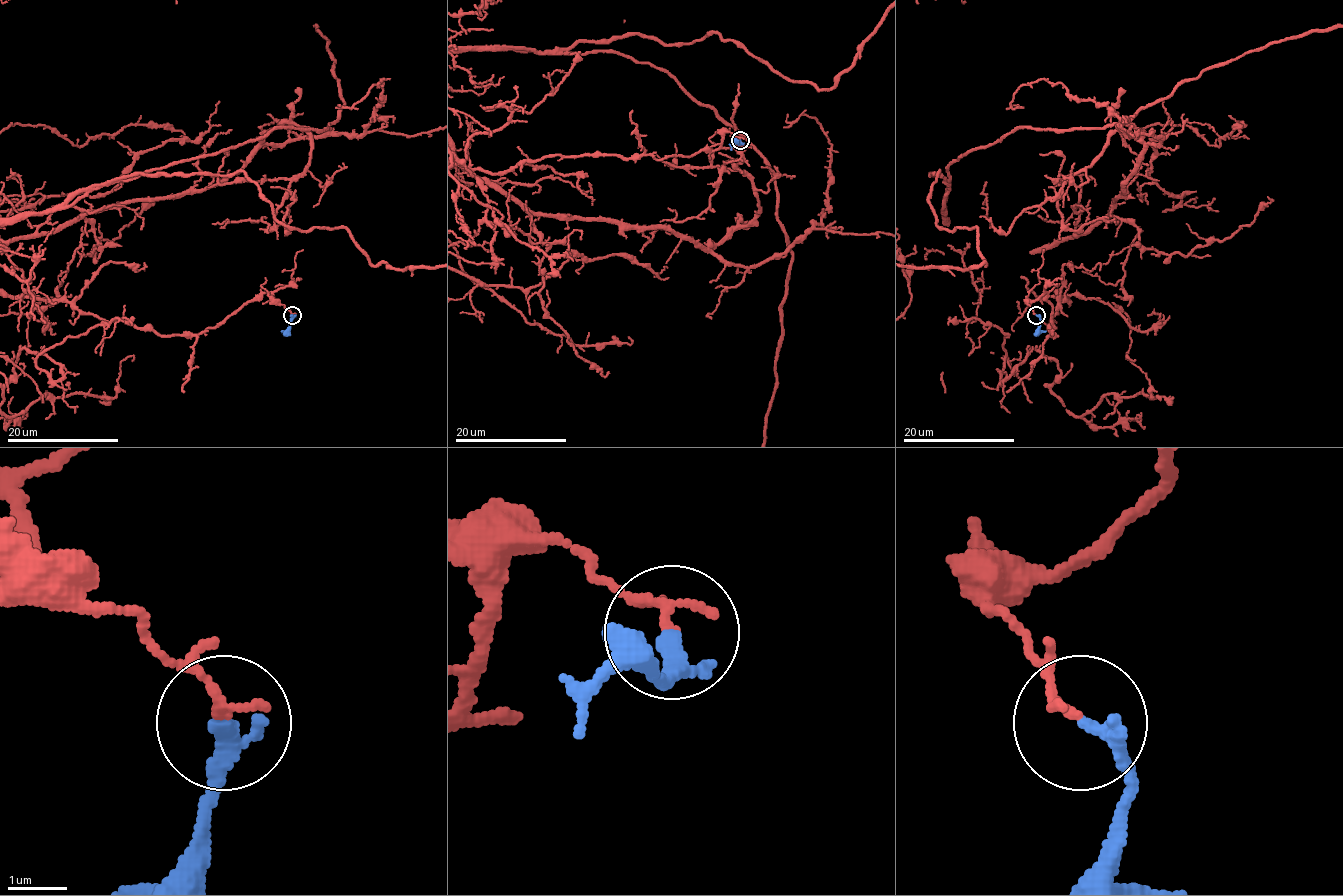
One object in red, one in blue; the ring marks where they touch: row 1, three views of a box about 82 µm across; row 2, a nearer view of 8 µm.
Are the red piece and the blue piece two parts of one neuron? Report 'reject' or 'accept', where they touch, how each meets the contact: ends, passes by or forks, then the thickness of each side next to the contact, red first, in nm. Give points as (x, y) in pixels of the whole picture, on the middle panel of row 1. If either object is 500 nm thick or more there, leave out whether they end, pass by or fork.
reject; place (740, 140); red ends; blue passes by; calibres 140 and 200 nm

